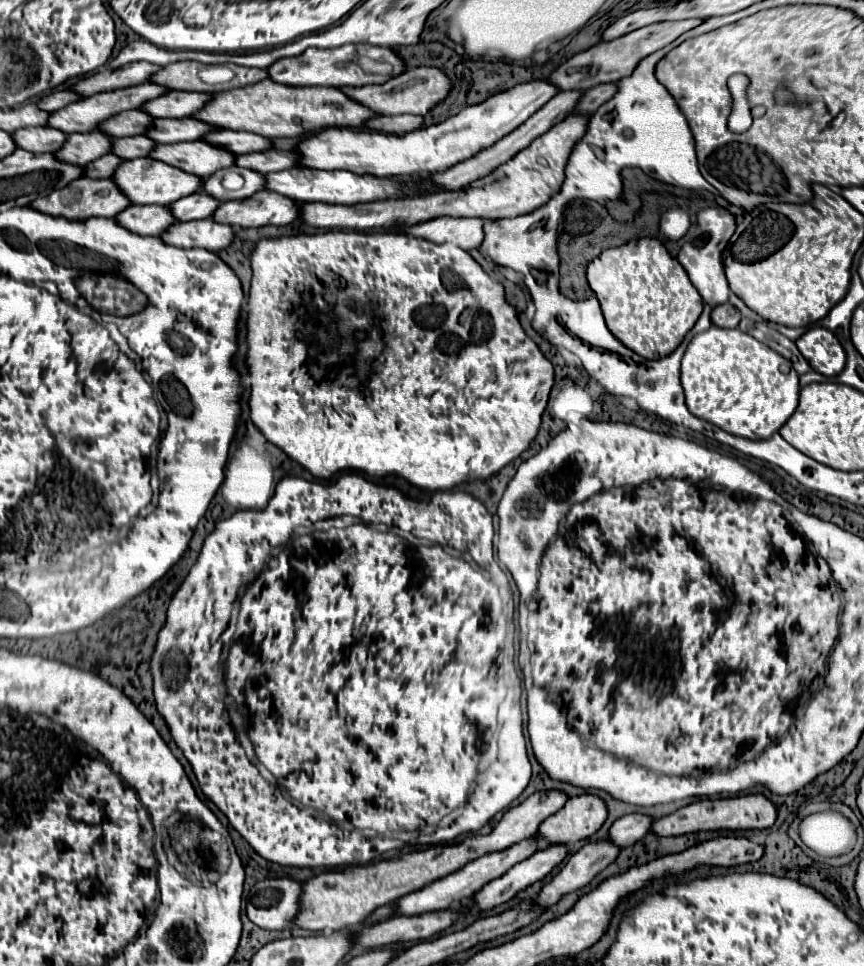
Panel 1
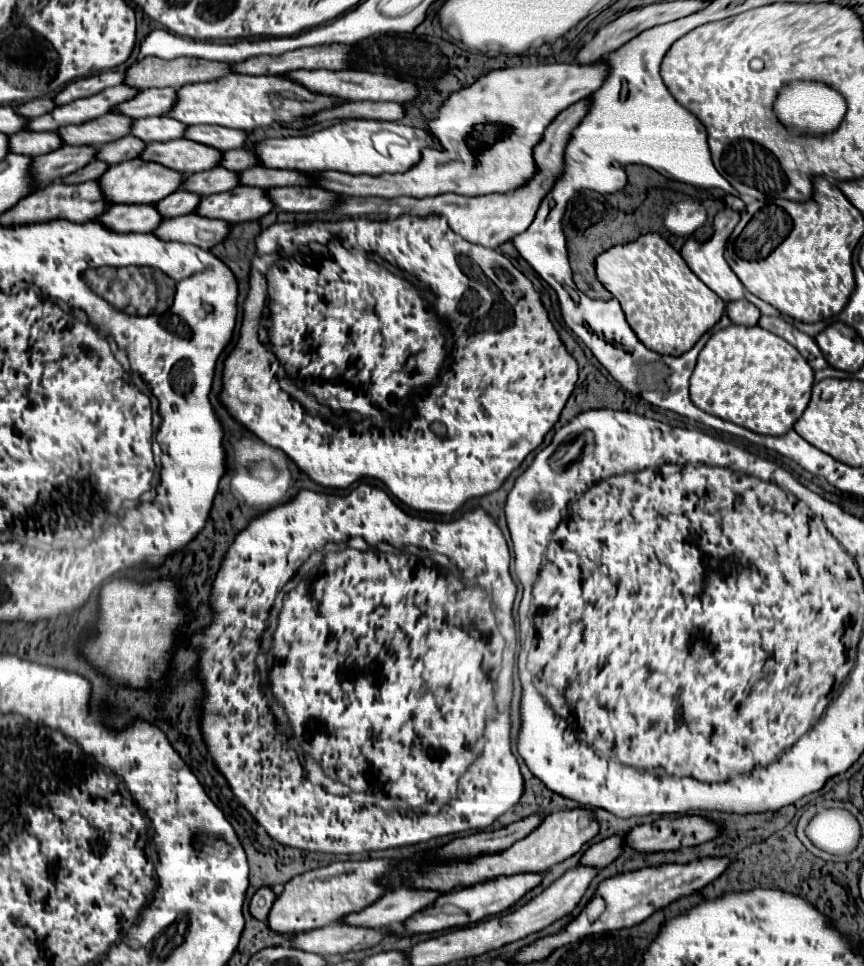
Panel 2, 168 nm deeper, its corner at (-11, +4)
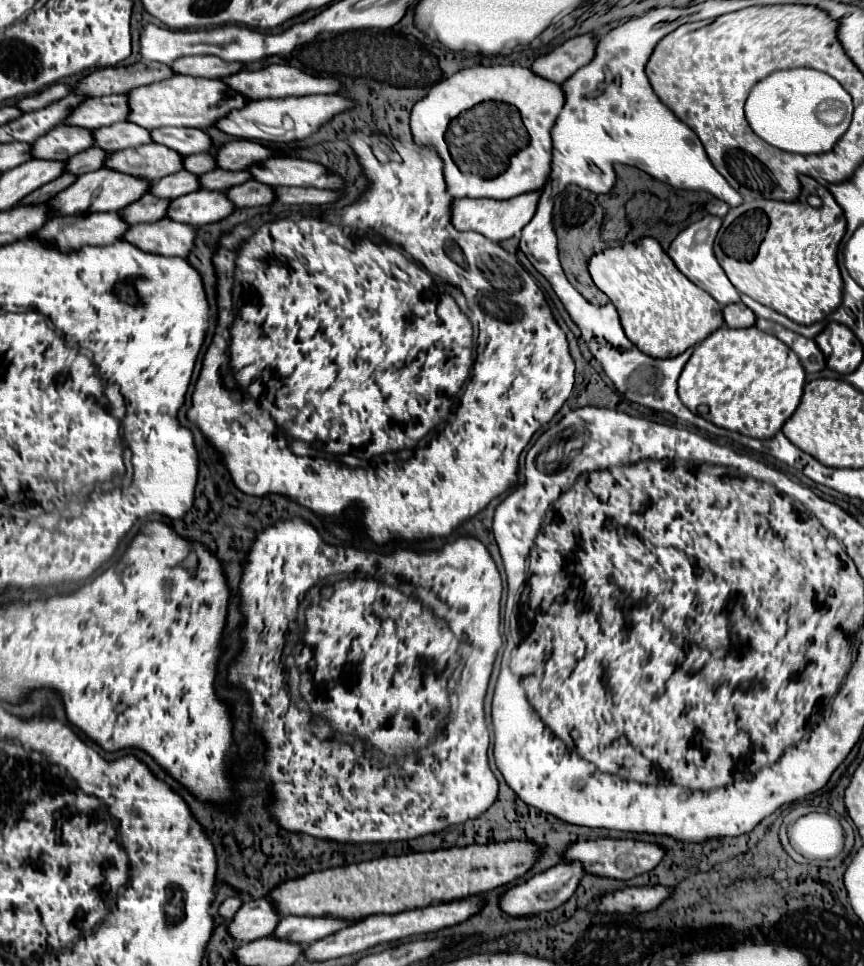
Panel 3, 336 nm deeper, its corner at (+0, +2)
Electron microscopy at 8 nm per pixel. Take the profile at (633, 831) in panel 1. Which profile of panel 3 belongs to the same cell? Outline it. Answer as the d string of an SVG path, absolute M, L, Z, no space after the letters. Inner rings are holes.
M561 862L541 874L535 874L531 880L513 886L511 890L507 890L501 896L501 908L509 914L509 916L527 916L527 914L539 914L539 912L547 912L553 910L557 906L561 906L565 900L571 898L571 894L575 892L575 888L579 886L579 880L583 878L585 870L581 862Z

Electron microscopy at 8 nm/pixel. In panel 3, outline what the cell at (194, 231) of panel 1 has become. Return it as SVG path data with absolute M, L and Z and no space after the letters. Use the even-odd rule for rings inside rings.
M163 218L153 224L135 224L129 230L129 236L123 238L131 244L137 244L137 248L145 252L187 258L195 244L195 228Z

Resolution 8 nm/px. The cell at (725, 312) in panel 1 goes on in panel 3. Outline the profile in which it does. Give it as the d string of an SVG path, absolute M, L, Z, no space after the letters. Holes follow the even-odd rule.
M743 302L723 306L723 318L725 318L725 324L731 328L745 328L755 324L753 310L749 310Z

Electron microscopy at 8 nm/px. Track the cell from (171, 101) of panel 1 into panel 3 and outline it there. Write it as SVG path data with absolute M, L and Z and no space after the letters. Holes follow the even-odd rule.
M101 96L101 98L87 98L85 104L73 110L73 116L69 116L69 124L85 126L89 130L97 130L121 120L127 120L129 116L129 96Z

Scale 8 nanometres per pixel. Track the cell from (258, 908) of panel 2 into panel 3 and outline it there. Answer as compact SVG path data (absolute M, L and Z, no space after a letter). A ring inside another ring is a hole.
M227 898L221 908L219 908L219 914L225 918L225 920L233 920L237 910L243 906L243 900L241 898Z

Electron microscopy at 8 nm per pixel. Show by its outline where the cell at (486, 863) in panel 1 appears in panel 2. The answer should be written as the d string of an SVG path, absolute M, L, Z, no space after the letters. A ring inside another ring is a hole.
M392 890L386 892L384 898L378 898L372 906L366 906L364 910L356 914L348 914L348 918L342 918L340 924L348 926L362 926L362 928L392 928L400 926L406 918L420 912L424 906L434 902L440 894L430 890Z

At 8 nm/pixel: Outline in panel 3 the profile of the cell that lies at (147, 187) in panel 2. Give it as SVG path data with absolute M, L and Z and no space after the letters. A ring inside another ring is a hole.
M99 168L95 172L89 174L81 174L77 178L77 184L71 184L71 188L67 188L65 192L59 192L53 200L57 200L57 208L61 208L61 212L57 212L57 216L67 216L67 214L81 214L81 212L121 212L125 210L125 206L137 202L137 198L141 198L145 192L149 192L149 180L141 180L137 176L131 174L121 174L117 170L111 168Z

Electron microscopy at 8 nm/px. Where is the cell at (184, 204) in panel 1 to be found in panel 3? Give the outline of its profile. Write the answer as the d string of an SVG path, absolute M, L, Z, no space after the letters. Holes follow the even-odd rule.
M143 194L137 202L133 202L133 206L127 206L121 214L125 216L125 220L129 220L129 224L157 222L157 220L167 216L169 202L171 200L157 198L157 196L151 196L151 194Z

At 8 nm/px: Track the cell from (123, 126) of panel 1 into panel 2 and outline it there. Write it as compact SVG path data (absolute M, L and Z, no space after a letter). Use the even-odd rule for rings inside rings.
M108 112L92 122L84 122L80 126L62 126L60 138L64 138L64 144L68 146L96 146L114 142L122 136L128 136L132 126L132 118Z

